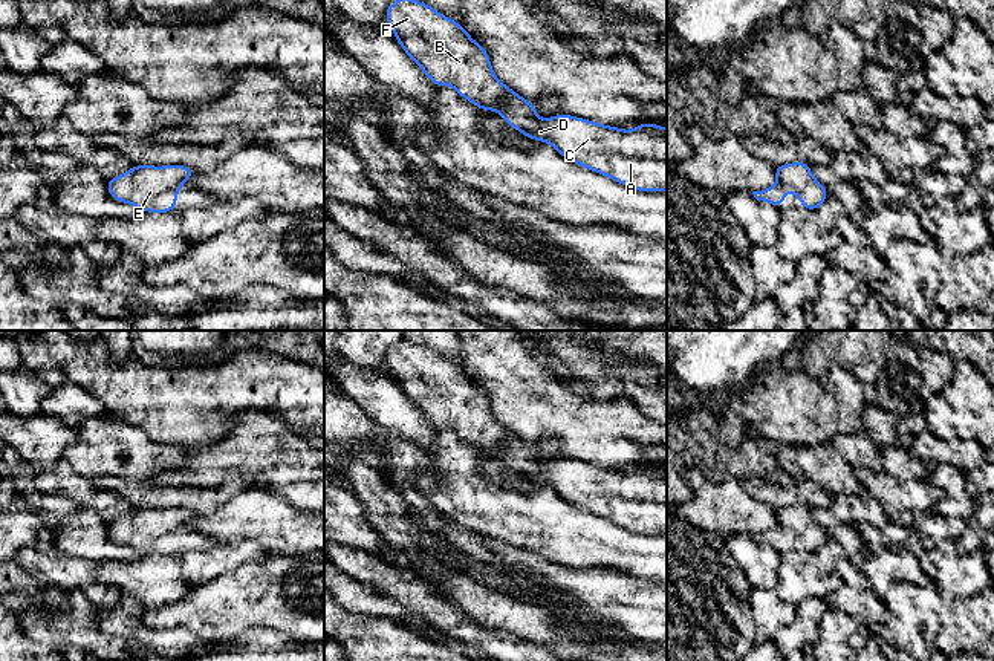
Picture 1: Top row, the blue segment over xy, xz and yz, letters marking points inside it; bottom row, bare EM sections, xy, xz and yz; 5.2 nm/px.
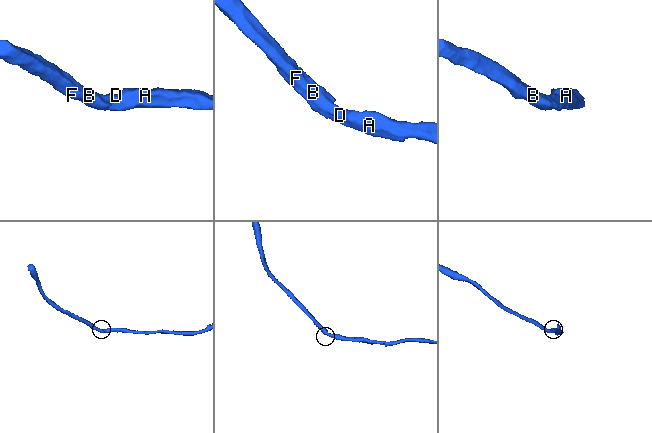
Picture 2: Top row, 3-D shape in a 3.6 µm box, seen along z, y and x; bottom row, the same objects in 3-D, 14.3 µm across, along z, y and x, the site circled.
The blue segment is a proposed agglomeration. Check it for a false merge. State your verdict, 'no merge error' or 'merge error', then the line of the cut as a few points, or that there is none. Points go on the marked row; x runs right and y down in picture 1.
no merge error | no cut

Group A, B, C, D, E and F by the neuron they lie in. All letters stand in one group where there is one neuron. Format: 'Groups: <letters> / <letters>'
Groups: A B C D E F

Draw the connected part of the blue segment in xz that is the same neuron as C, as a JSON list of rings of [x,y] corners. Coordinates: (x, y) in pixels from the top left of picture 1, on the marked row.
[[[398,0],[385,9],[395,38],[407,55],[425,72],[434,86],[448,84],[477,109],[495,110],[506,125],[526,138],[549,142],[566,159],[639,191],[667,191],[667,129],[644,122],[633,130],[601,125],[589,119],[557,115],[540,119],[535,107],[506,87],[492,72],[489,55],[454,20],[439,14],[427,3]]]

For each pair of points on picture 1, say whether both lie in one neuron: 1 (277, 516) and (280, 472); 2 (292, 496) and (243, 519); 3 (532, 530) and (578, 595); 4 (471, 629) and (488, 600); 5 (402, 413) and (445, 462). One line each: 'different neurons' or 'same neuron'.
1: different neurons
2: different neurons
3: different neurons
4: different neurons
5: different neurons

